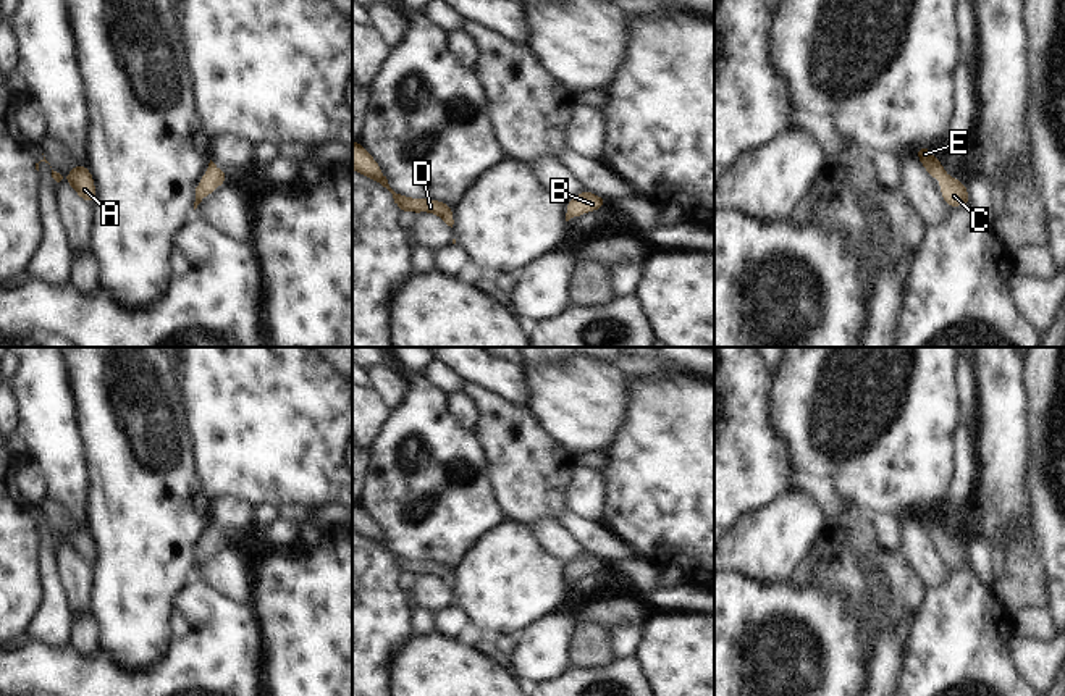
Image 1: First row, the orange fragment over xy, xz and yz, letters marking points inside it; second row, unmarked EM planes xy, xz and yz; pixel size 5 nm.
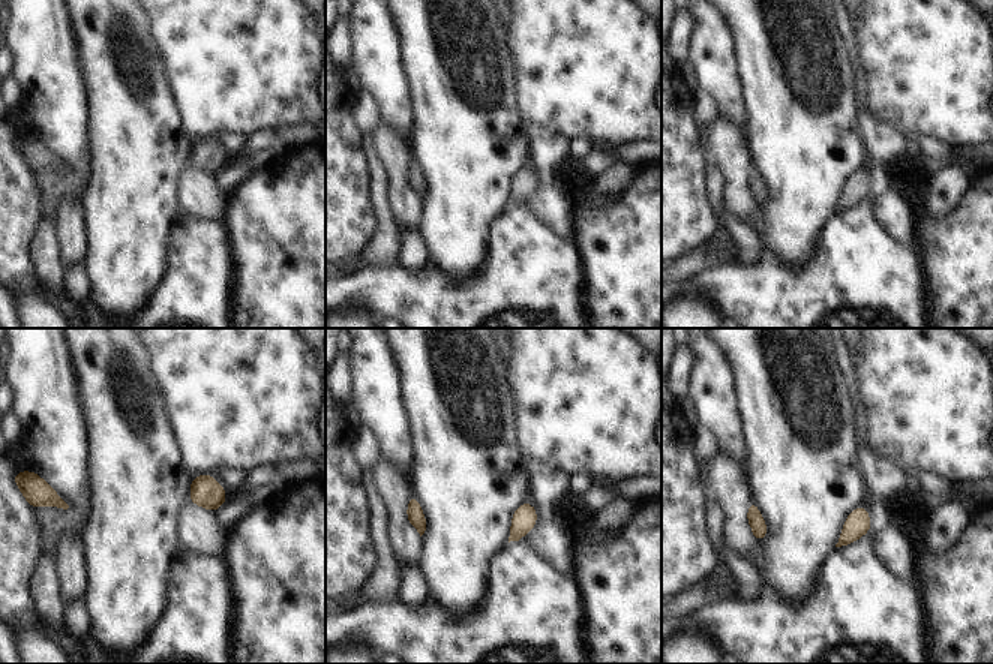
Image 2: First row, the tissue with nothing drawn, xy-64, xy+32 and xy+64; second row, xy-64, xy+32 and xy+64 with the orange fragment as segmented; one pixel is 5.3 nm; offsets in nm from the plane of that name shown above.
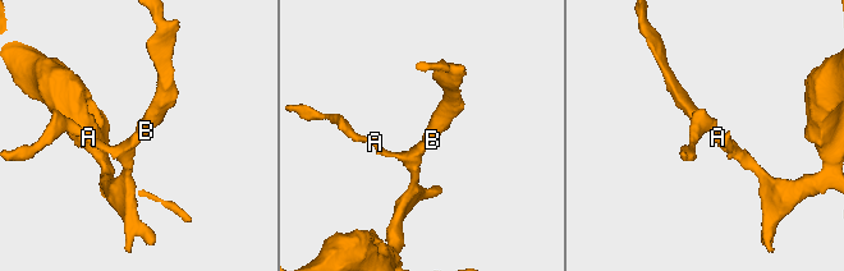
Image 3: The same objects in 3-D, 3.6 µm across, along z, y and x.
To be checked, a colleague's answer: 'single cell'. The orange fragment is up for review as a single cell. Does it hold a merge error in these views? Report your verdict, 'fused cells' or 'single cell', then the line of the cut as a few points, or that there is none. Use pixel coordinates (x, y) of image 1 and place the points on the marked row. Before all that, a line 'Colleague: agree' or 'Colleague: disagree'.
Colleague: agree
single cell; no cut

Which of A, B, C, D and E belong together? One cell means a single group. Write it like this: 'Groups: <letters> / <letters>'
Groups: A B C D E

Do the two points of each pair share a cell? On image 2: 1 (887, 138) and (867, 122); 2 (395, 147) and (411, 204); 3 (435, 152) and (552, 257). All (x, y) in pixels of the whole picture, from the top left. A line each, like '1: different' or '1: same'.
1: same
2: same
3: different

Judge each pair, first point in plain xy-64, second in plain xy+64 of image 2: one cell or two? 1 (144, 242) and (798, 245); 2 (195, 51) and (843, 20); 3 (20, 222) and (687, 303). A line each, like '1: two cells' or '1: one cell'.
1: one cell
2: two cells
3: two cells

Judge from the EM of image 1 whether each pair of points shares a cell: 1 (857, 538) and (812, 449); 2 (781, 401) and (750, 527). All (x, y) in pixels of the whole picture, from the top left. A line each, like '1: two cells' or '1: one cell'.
1: two cells
2: two cells

